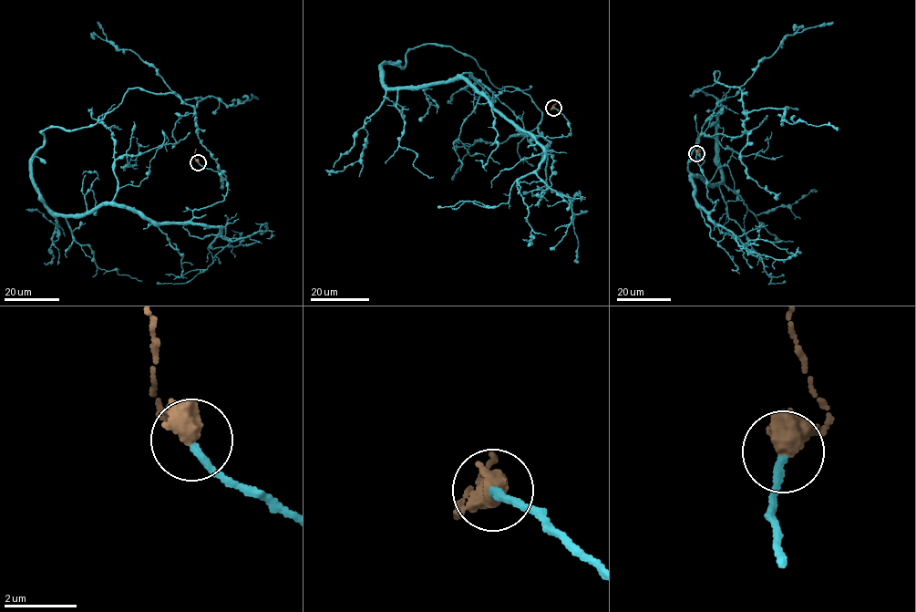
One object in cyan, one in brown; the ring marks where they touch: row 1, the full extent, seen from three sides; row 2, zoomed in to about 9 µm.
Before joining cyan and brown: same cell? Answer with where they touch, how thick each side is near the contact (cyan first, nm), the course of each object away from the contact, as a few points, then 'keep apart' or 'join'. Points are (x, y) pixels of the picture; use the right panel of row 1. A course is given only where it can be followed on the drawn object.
(696, 153) | 200/440 nm | cyan via (696, 153), (708, 212), (691, 178), (721, 181), (721, 104), (690, 96), (717, 71), (746, 111), (837, 130) | brown via (696, 152), (699, 150), (696, 139) | join

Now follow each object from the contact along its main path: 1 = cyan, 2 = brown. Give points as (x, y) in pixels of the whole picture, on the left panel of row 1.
1: (198, 162), (227, 195), (185, 222), (55, 213), (31, 171), (39, 132), (128, 88), (258, 99)
2: (198, 161), (195, 159), (196, 149)

